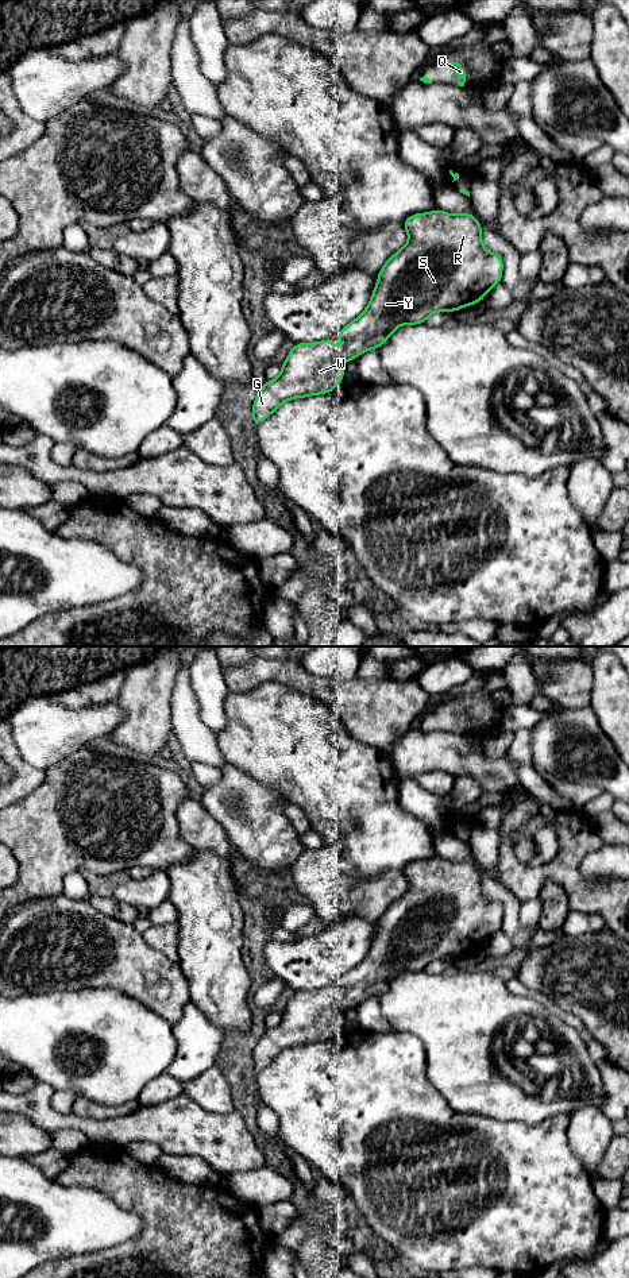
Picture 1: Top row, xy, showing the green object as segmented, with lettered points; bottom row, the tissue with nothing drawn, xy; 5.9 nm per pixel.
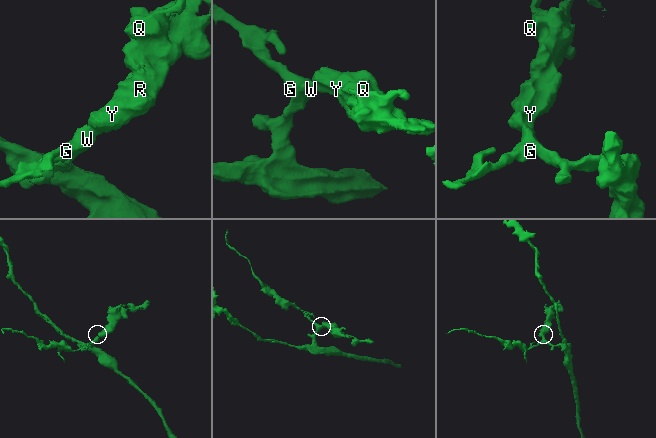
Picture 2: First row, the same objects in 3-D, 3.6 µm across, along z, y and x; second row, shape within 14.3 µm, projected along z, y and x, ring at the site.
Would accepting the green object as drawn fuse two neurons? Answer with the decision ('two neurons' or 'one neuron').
one neuron

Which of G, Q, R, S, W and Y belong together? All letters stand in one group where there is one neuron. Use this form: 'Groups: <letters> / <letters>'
Groups: G Q R S W Y

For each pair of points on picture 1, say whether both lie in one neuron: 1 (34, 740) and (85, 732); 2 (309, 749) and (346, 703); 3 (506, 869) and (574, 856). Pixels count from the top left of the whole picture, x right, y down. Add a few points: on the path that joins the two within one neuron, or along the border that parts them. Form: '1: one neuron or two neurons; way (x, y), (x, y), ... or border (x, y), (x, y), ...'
1: one neuron; way (46, 732), (73, 732)
2: two neurons; border (309, 697), (323, 702), (355, 740)
3: one neuron; way (523, 873), (544, 873), (558, 869)

